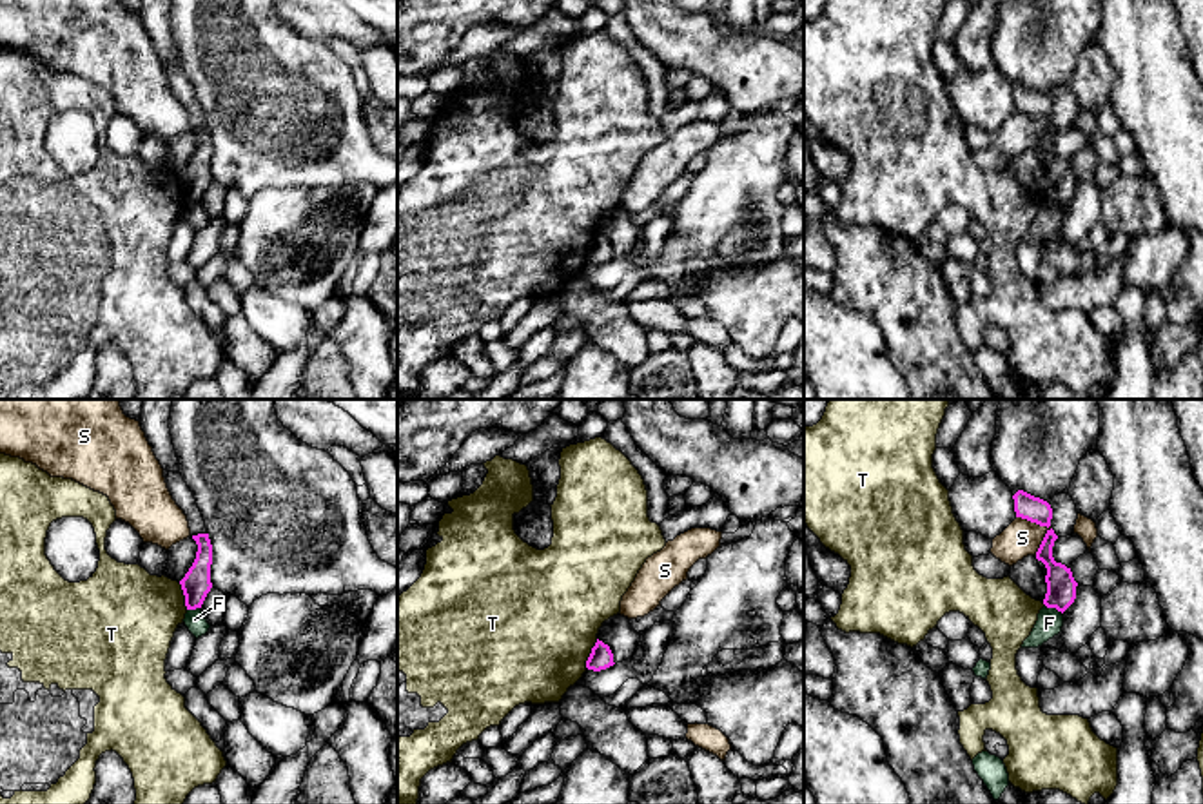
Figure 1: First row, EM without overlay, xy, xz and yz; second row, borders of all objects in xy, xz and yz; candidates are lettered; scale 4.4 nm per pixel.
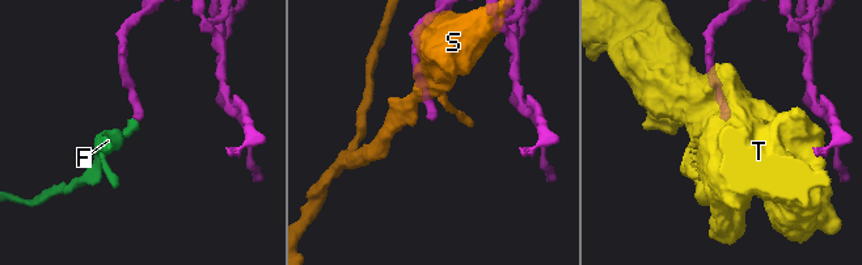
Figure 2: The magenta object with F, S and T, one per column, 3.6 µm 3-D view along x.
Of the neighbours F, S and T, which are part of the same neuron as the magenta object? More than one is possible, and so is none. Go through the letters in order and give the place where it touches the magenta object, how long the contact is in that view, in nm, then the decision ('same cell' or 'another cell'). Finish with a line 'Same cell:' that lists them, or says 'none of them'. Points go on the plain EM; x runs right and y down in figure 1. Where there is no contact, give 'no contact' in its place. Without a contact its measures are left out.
F: meets magenta in yz at (1055, 200); contact 90 nm long; another cell
S: meets magenta in yz at (1046, 118); contact 200 nm long; another cell
T: meets magenta in xz at (590, 247); contact 140 nm long; another cell
Same cell: none of them

